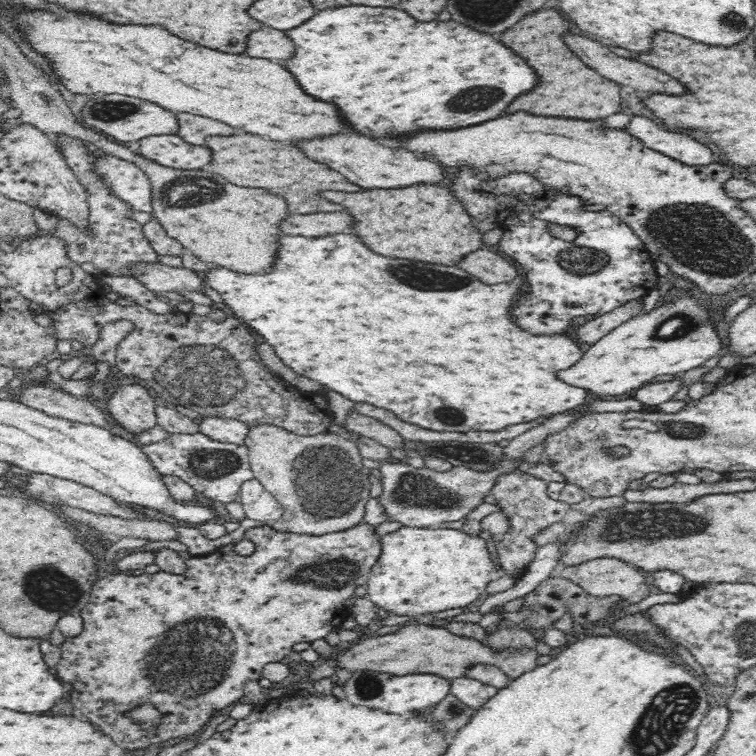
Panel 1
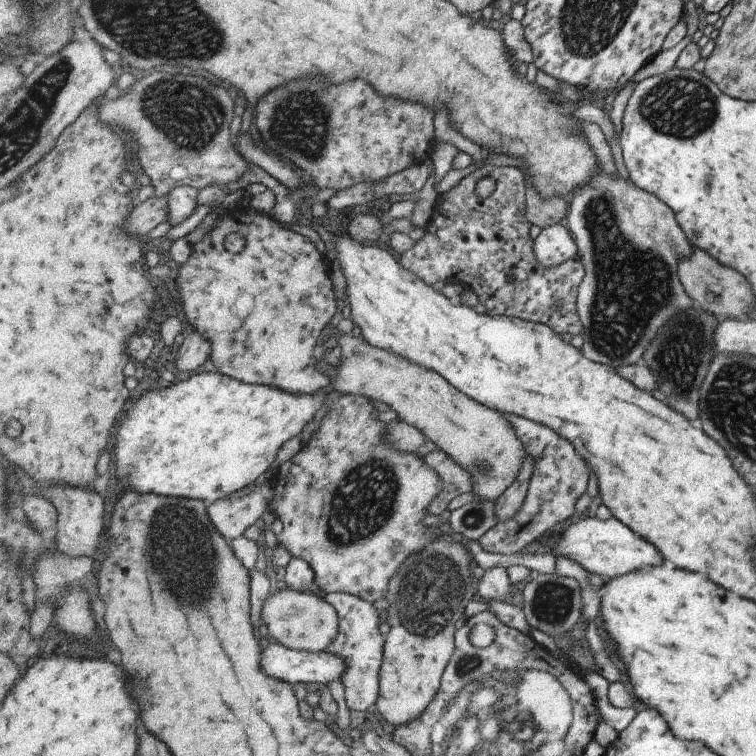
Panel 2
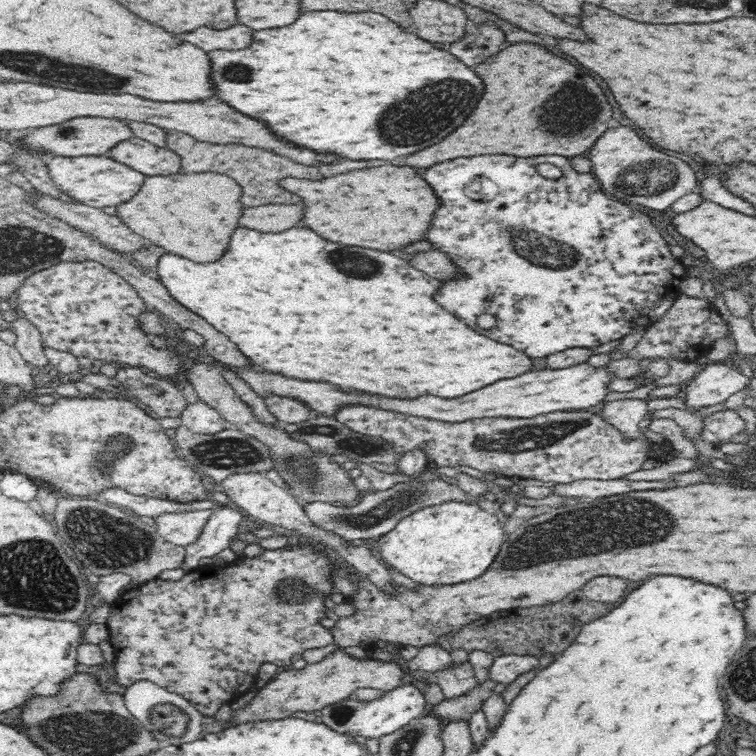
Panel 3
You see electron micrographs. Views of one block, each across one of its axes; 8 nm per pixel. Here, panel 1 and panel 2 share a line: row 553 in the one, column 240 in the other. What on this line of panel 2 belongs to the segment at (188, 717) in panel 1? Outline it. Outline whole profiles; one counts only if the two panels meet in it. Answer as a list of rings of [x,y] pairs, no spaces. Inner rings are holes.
[[[249,207],[245,208],[245,210],[226,211],[223,214],[223,218],[217,222],[217,226],[213,228],[213,232],[191,246],[191,253],[187,262],[179,266],[177,286],[181,288],[181,296],[184,296],[181,301],[183,302],[182,307],[186,320],[192,330],[199,330],[205,338],[209,338],[209,342],[211,342],[210,361],[220,373],[247,383],[273,386],[273,388],[279,388],[279,390],[285,390],[285,392],[291,392],[291,394],[313,394],[313,392],[322,390],[321,388],[331,384],[331,378],[315,368],[318,362],[313,356],[315,356],[315,346],[317,346],[317,342],[320,342],[321,332],[325,330],[325,326],[329,326],[329,322],[337,319],[335,317],[337,315],[337,298],[335,298],[335,290],[333,290],[333,288],[337,289],[337,287],[333,286],[335,284],[331,282],[328,261],[319,254],[315,244],[303,234],[294,232],[281,224],[283,222],[278,222],[268,214],[251,210]],[[232,233],[239,234],[245,242],[241,252],[231,253],[225,249],[225,237]]]

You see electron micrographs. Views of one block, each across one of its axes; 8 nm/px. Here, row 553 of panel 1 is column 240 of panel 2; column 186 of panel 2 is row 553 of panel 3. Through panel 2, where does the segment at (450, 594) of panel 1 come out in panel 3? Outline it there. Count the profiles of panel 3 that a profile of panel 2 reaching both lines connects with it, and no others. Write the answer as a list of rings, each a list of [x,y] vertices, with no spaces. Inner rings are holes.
[[[447,500],[440,504],[429,504],[404,516],[390,532],[386,532],[374,541],[379,546],[382,560],[396,570],[402,572],[414,582],[420,584],[456,584],[472,580],[486,572],[500,546],[506,538],[506,531],[500,526],[496,515],[486,512],[478,502]]]

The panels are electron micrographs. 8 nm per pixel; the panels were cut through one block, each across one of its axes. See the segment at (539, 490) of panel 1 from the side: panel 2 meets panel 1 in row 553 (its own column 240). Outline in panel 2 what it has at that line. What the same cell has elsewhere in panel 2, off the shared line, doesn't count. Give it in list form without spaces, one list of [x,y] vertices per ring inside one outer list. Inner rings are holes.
[[[265,481],[248,495],[215,500],[207,507],[209,520],[212,520],[217,530],[232,542],[243,536],[249,526],[259,522],[261,514],[270,507],[273,495],[271,483]]]

